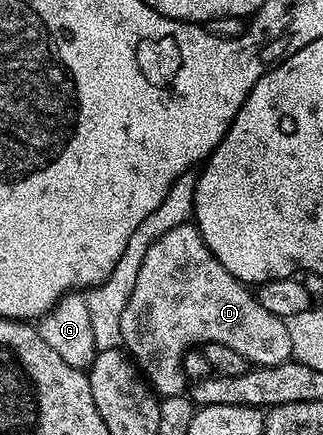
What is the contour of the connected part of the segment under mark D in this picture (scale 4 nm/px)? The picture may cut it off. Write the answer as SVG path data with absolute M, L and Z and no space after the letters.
M190 223L172 227L148 247L140 263L131 297L120 316L120 335L125 352L136 362L141 376L148 379L159 398L179 396L187 388L182 355L188 349L208 343L224 343L224 347L240 351L240 355L244 355L247 363L254 367L279 365L292 357L289 324L283 318L272 315L272 311L264 311L257 296L243 282L237 281L224 267L224 263L220 263L220 259L212 255L198 228Z

